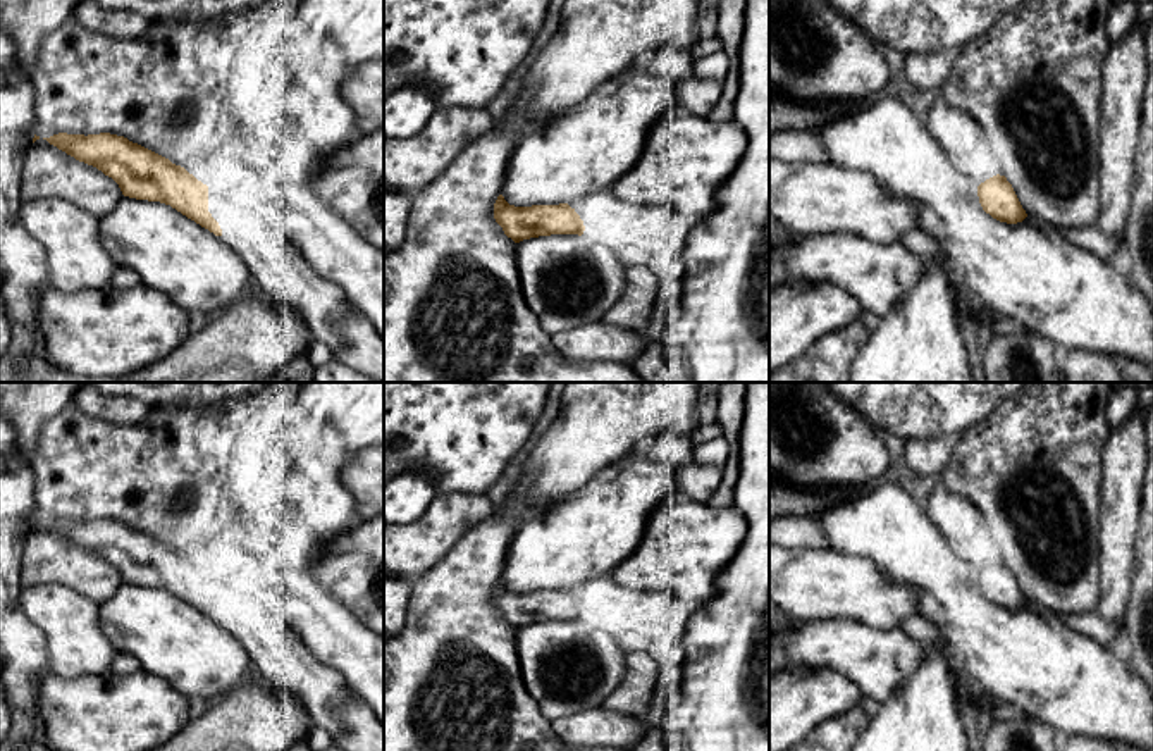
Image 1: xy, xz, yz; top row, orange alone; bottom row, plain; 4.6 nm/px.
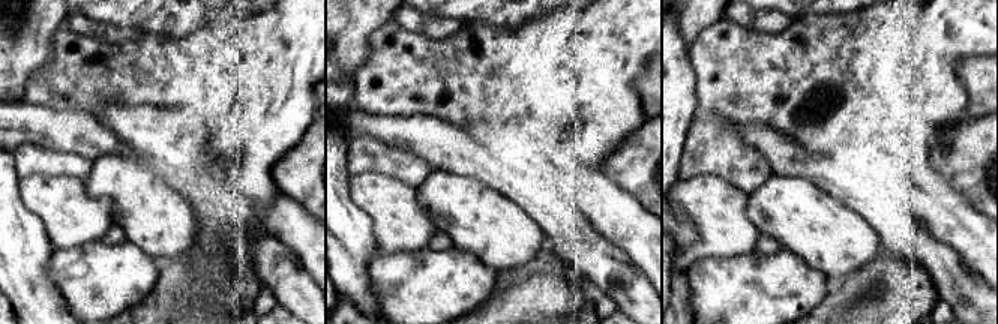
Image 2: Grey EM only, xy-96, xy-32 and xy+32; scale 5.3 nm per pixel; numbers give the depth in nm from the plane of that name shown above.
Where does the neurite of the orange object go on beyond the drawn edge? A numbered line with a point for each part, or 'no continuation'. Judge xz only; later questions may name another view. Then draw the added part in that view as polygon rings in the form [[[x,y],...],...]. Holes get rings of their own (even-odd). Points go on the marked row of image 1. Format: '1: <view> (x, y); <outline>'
no continuation

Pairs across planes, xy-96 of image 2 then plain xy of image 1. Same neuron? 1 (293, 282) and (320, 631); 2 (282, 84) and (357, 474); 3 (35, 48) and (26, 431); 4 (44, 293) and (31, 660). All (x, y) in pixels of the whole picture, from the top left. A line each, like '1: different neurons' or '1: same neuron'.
1: different neurons
2: different neurons
3: same neuron
4: same neuron

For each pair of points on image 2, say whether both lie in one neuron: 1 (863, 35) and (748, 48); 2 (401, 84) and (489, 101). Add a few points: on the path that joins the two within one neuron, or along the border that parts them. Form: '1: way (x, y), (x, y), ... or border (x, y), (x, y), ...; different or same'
1: way (835, 54), (776, 54); same
2: way (423, 84), (467, 84); same

